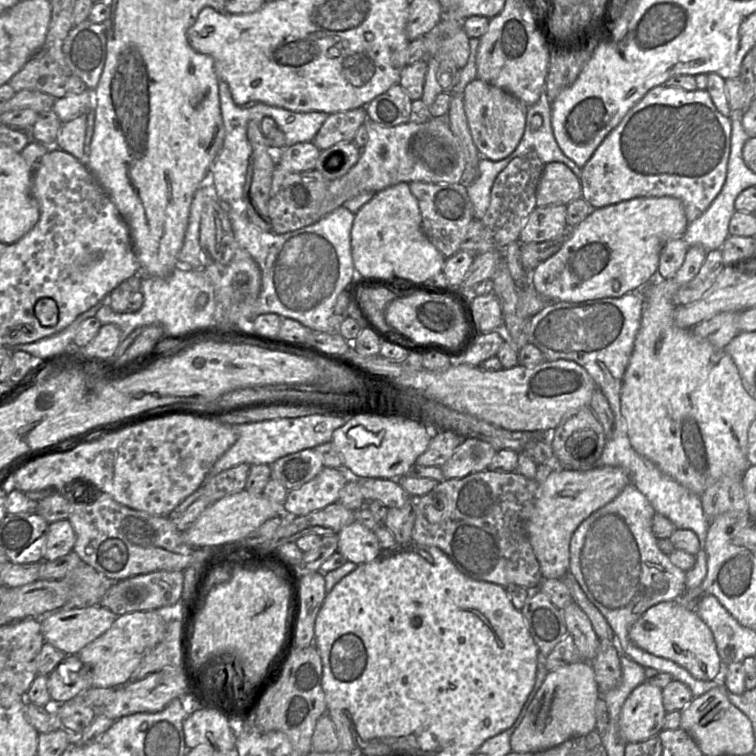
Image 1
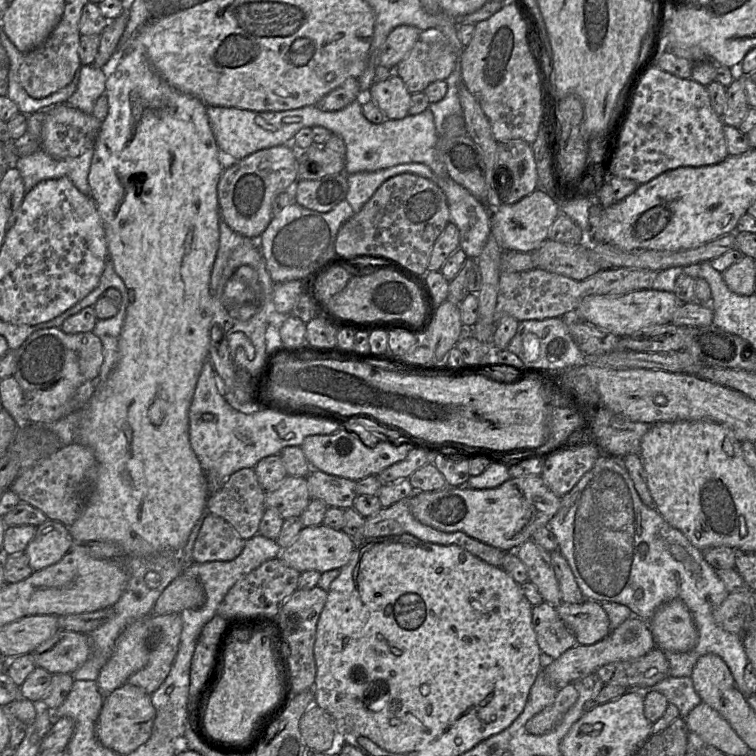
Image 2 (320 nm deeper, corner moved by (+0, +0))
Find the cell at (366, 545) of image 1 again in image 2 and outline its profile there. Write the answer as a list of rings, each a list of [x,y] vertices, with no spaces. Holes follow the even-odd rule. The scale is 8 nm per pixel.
[[[325,525],[304,527],[294,542],[282,549],[279,558],[300,573],[341,569],[351,559],[357,542],[342,530]]]

